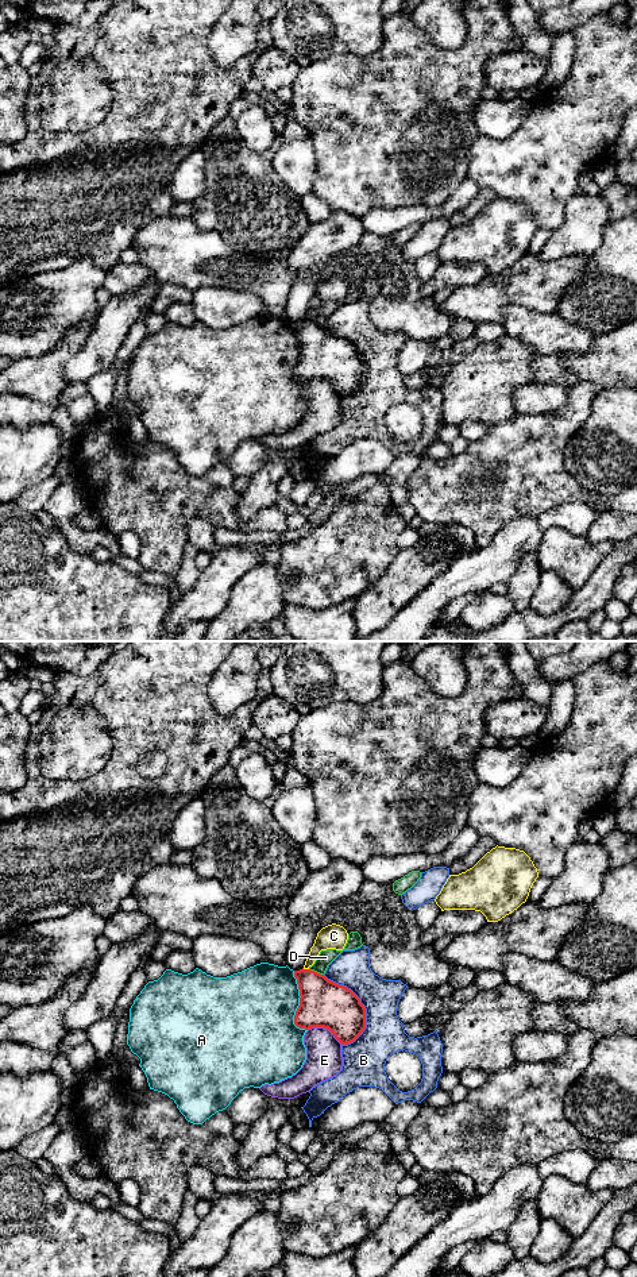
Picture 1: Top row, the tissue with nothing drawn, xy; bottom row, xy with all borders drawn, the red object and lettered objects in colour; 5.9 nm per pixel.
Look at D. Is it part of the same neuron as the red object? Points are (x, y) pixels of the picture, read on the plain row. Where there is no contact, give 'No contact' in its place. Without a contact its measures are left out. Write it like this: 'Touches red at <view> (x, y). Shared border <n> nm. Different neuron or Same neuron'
Touches red at xy (316, 324). Shared border 100 nm. Different neuron

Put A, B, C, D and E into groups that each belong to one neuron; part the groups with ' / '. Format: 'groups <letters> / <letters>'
groups A / B / C / D / E

